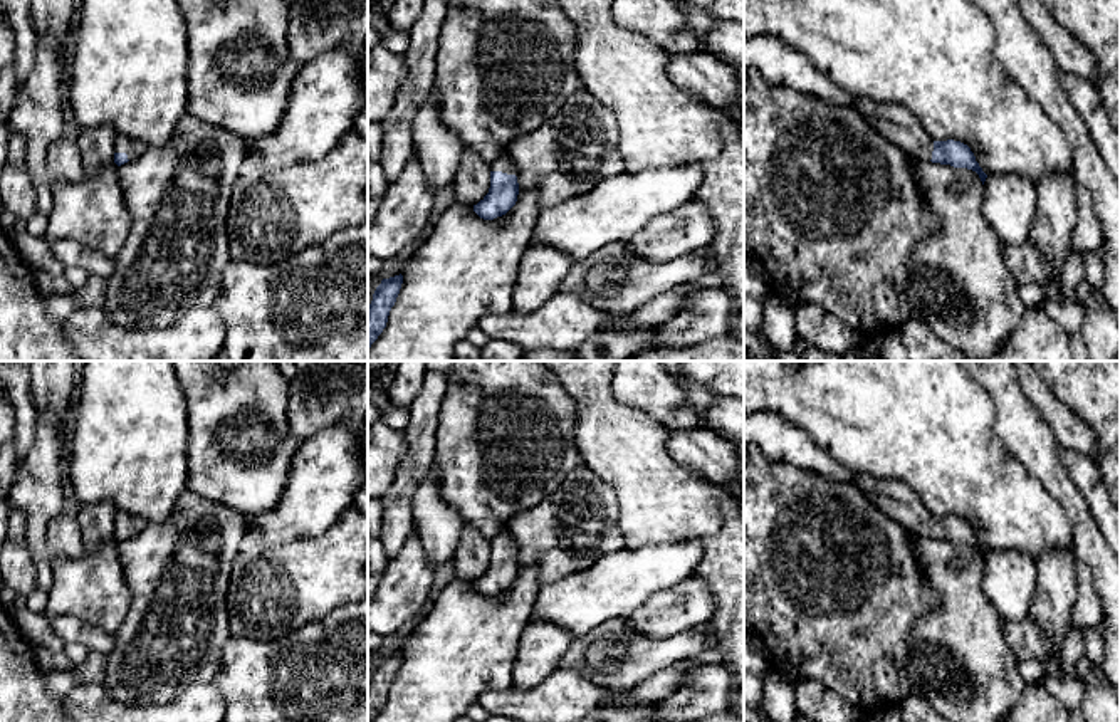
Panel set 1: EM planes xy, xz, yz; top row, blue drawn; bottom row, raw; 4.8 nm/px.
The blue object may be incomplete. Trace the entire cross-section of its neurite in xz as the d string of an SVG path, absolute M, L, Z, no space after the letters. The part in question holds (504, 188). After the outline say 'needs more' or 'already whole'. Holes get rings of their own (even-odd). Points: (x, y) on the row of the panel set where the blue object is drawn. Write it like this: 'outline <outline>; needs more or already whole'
outline M502 151L490 165L489 193L474 205L474 212L484 220L505 215L517 201L519 183L516 166L507 151Z; needs more

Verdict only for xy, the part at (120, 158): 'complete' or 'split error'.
split error

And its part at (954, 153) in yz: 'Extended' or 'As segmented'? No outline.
Extended

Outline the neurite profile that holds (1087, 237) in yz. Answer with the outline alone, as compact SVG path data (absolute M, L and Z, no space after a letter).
M1078 185L1076 190L1076 222L1071 232L1071 250L1081 254L1100 254L1103 245L1102 225L1093 208L1090 193Z

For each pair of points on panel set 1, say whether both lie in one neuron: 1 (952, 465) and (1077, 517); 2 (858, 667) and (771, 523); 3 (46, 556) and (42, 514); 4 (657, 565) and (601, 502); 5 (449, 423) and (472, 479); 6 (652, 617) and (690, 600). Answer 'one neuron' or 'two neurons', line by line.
1: two neurons
2: one neuron
3: one neuron
4: two neurons
5: one neuron
6: one neuron

